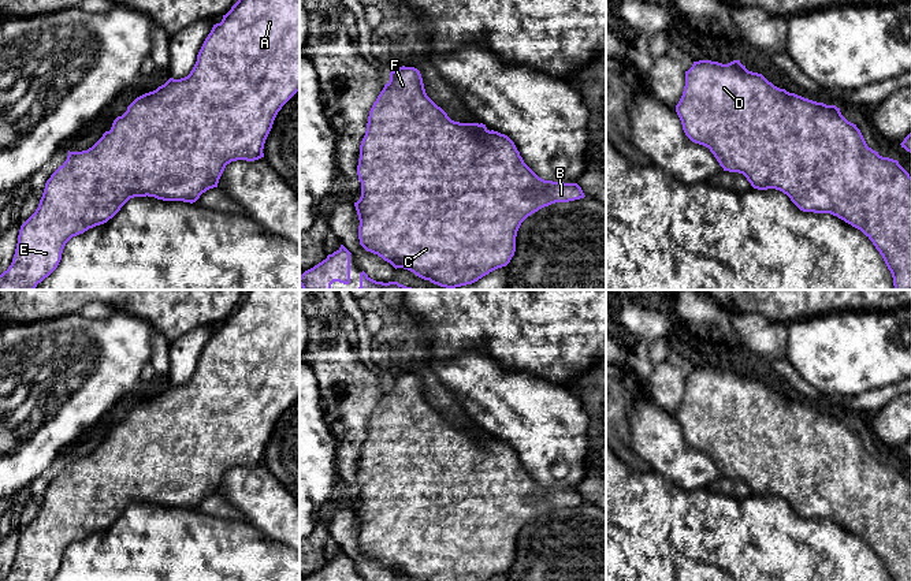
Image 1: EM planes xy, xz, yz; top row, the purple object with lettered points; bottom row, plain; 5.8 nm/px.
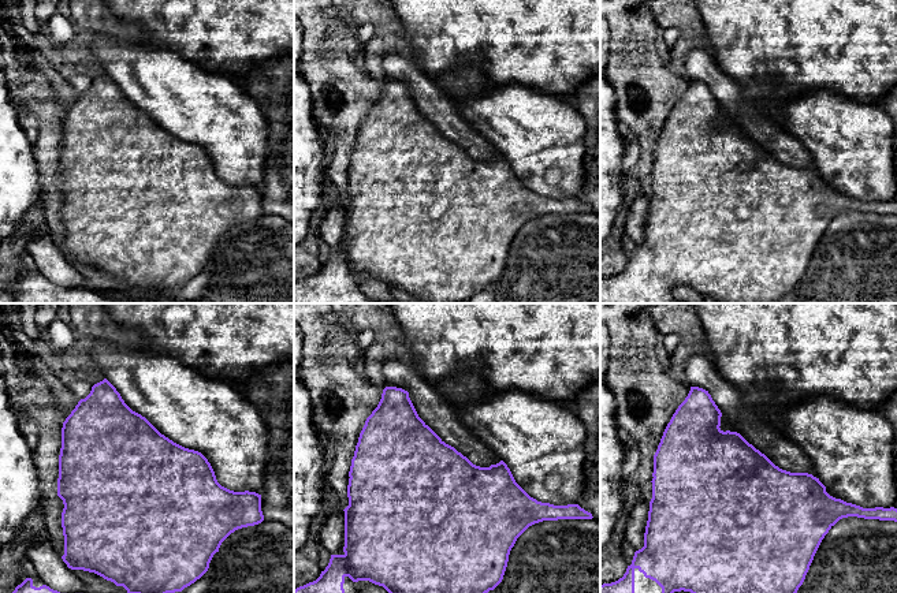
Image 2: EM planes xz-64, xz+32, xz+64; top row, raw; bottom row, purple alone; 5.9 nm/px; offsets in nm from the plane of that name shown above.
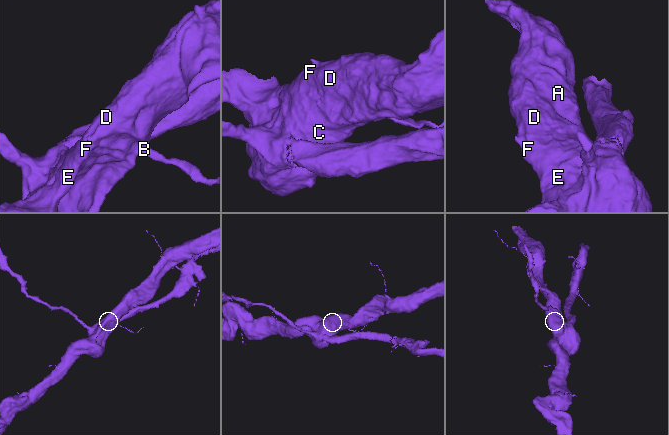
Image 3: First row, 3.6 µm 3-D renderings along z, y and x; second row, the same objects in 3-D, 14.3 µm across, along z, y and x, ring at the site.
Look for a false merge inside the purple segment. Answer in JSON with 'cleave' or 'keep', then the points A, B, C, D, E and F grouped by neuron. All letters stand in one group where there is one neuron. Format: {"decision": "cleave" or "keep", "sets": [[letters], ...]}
{"decision": "keep", "sets": [["A", "B", "C", "D", "E", "F"]]}

